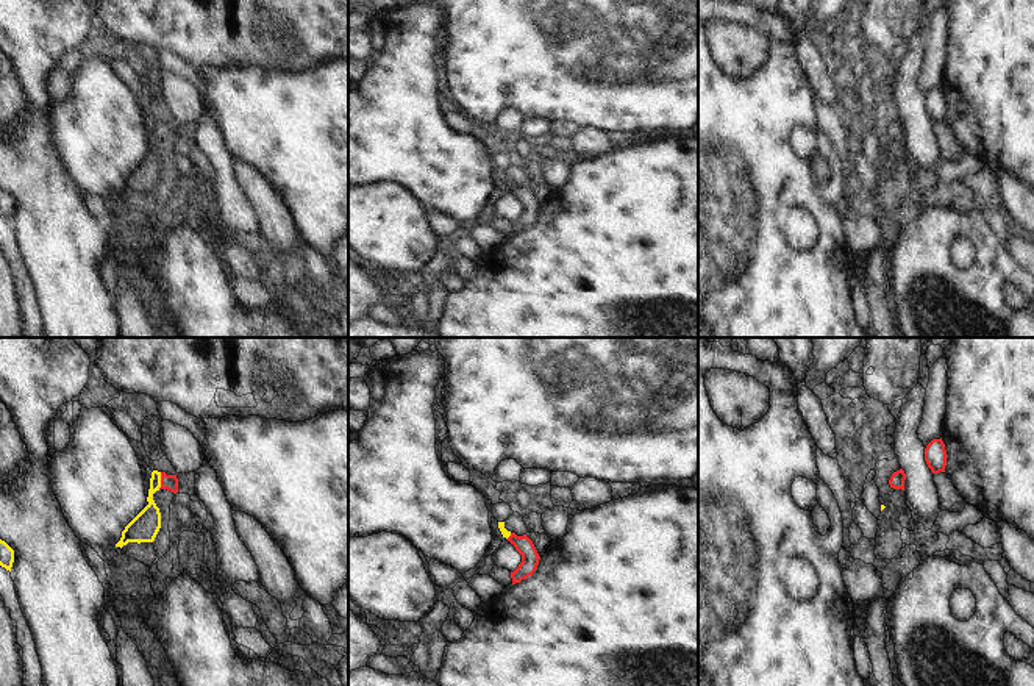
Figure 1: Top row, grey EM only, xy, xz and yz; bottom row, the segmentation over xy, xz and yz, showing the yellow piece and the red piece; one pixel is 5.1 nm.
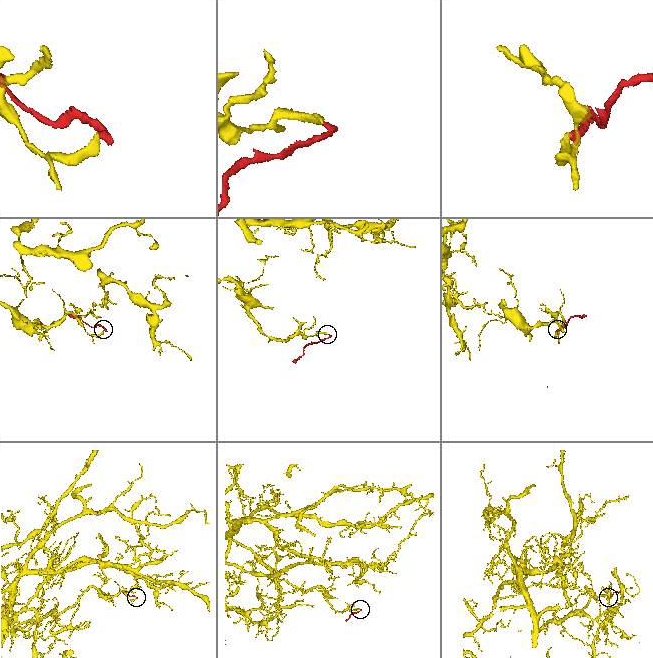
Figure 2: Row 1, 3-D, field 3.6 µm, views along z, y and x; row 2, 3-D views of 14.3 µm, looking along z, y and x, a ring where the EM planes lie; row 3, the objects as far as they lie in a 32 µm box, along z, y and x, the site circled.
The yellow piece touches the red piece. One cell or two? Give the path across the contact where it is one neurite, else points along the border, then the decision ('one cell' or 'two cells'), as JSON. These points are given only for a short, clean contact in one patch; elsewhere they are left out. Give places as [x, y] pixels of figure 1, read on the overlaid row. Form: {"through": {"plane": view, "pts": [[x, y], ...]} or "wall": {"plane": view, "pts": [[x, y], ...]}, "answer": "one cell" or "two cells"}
{"through": {"plane": "xy", "pts": [[146, 525], [150, 493], [160, 480], [167, 482]]}, "answer": "one cell"}

